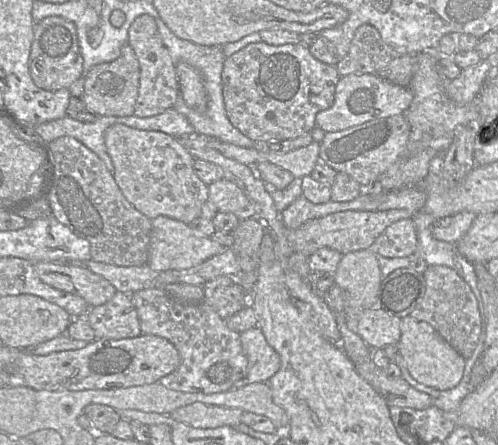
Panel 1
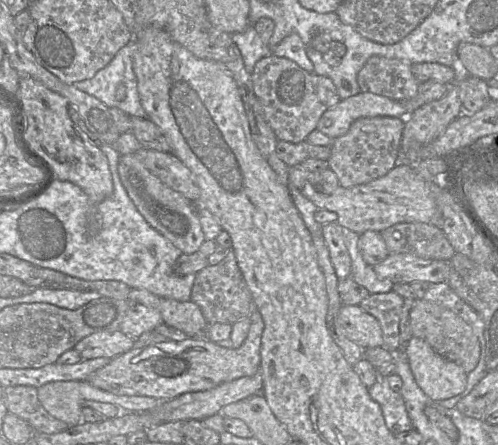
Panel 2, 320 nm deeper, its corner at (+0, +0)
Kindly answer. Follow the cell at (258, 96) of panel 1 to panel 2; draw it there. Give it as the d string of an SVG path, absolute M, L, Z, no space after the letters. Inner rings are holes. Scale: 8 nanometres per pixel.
M269 54L258 60L252 70L253 90L264 116L278 140L304 142L316 129L322 114L335 106L340 97L332 80L302 69L294 61Z

